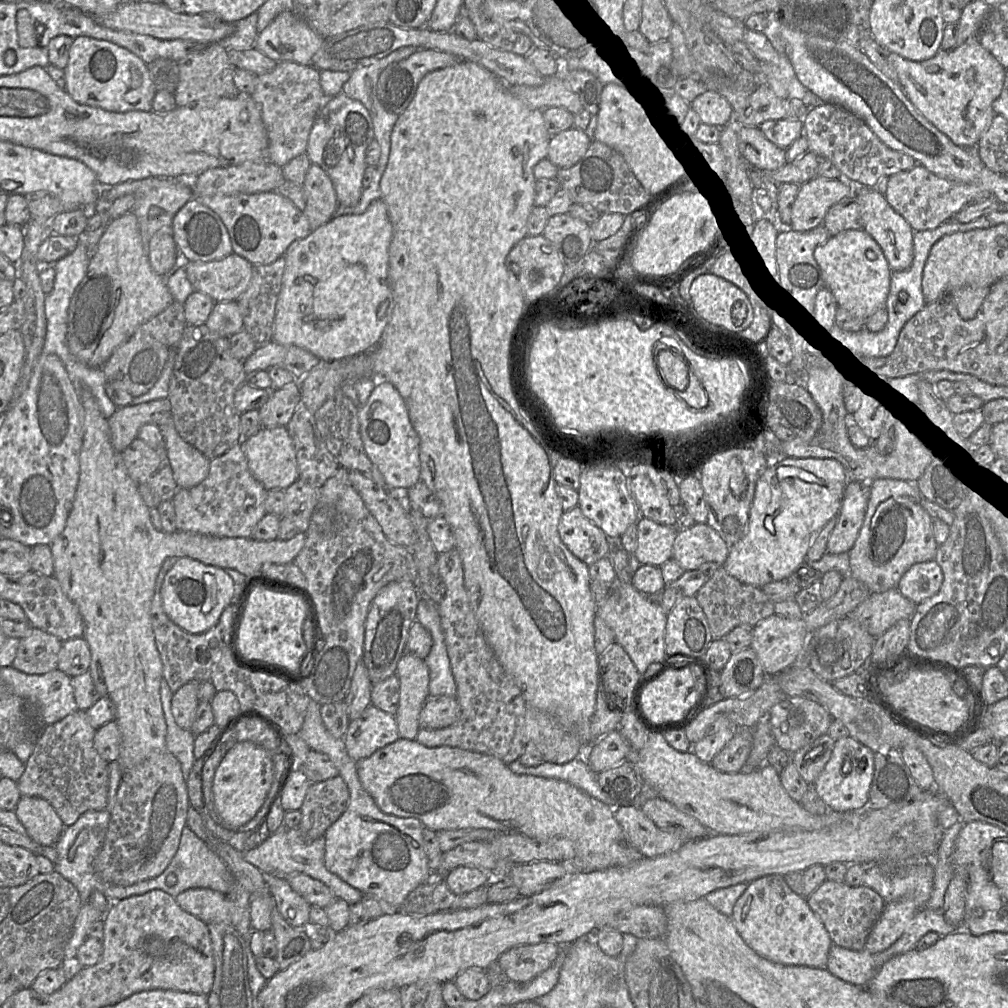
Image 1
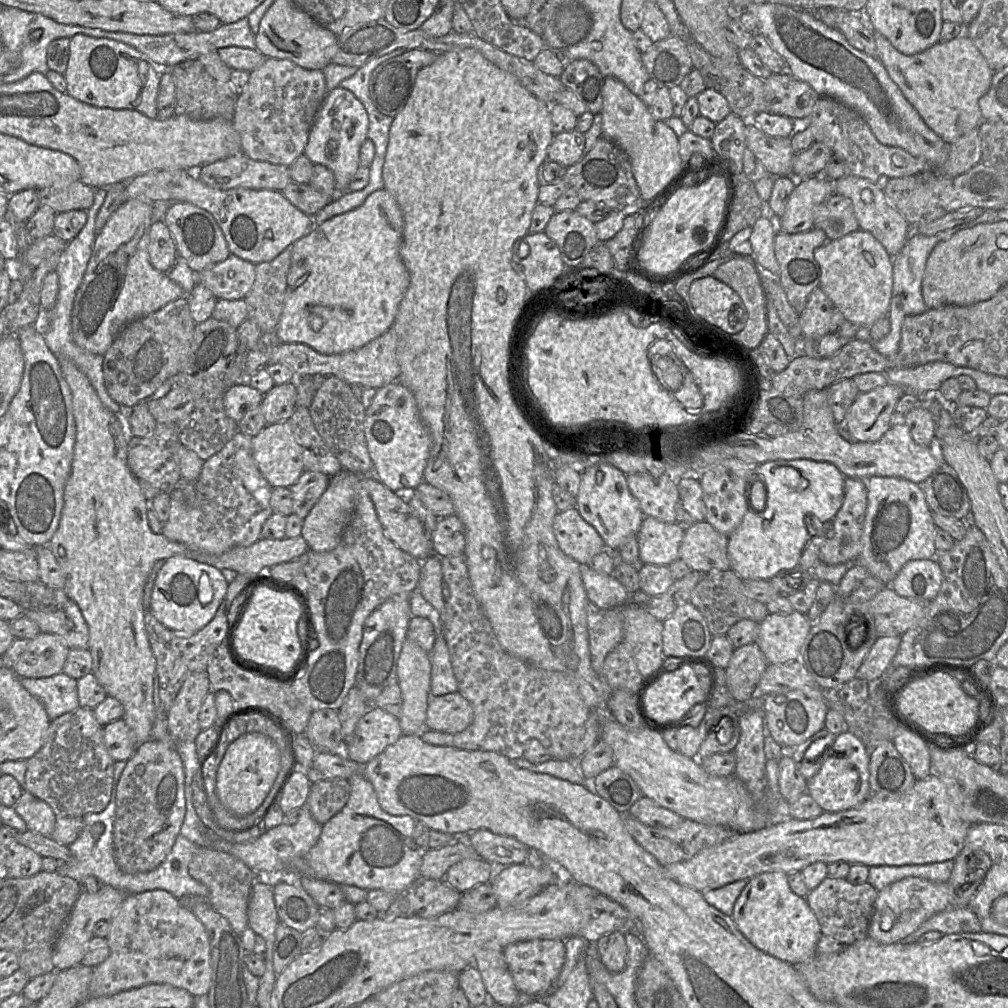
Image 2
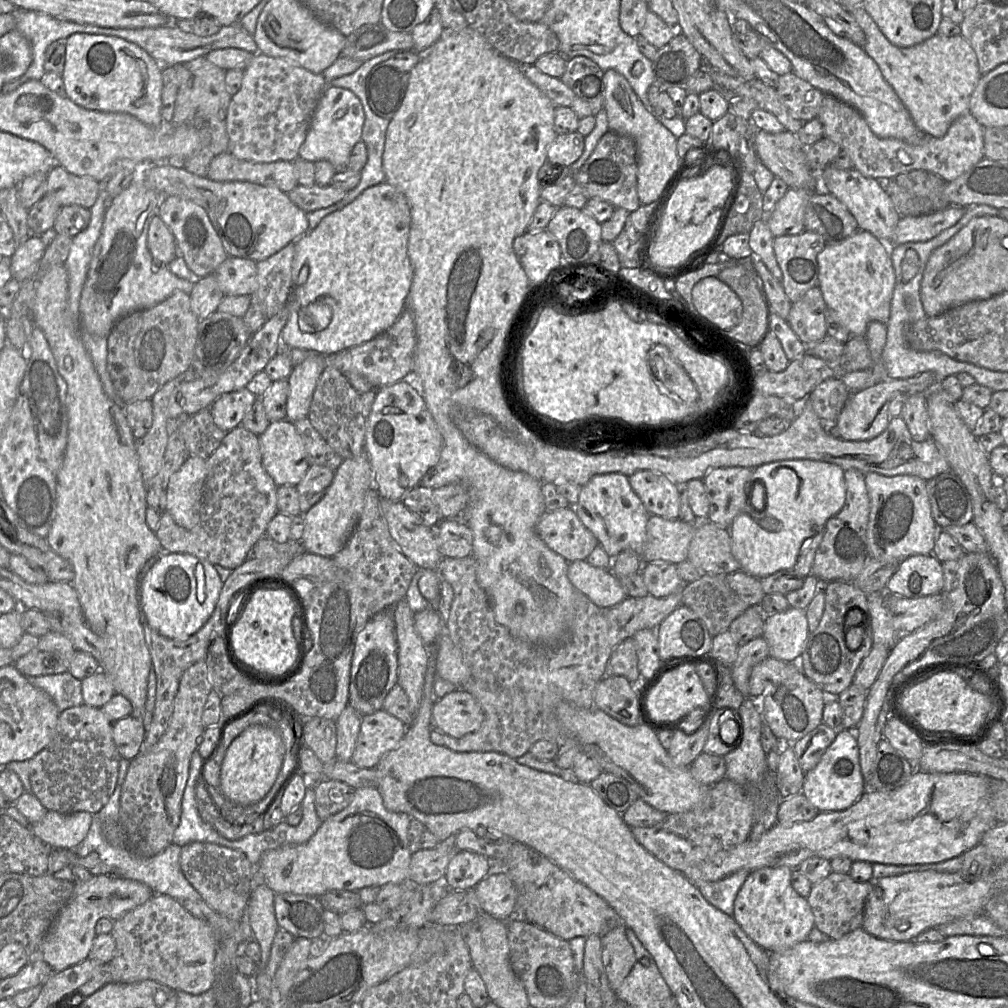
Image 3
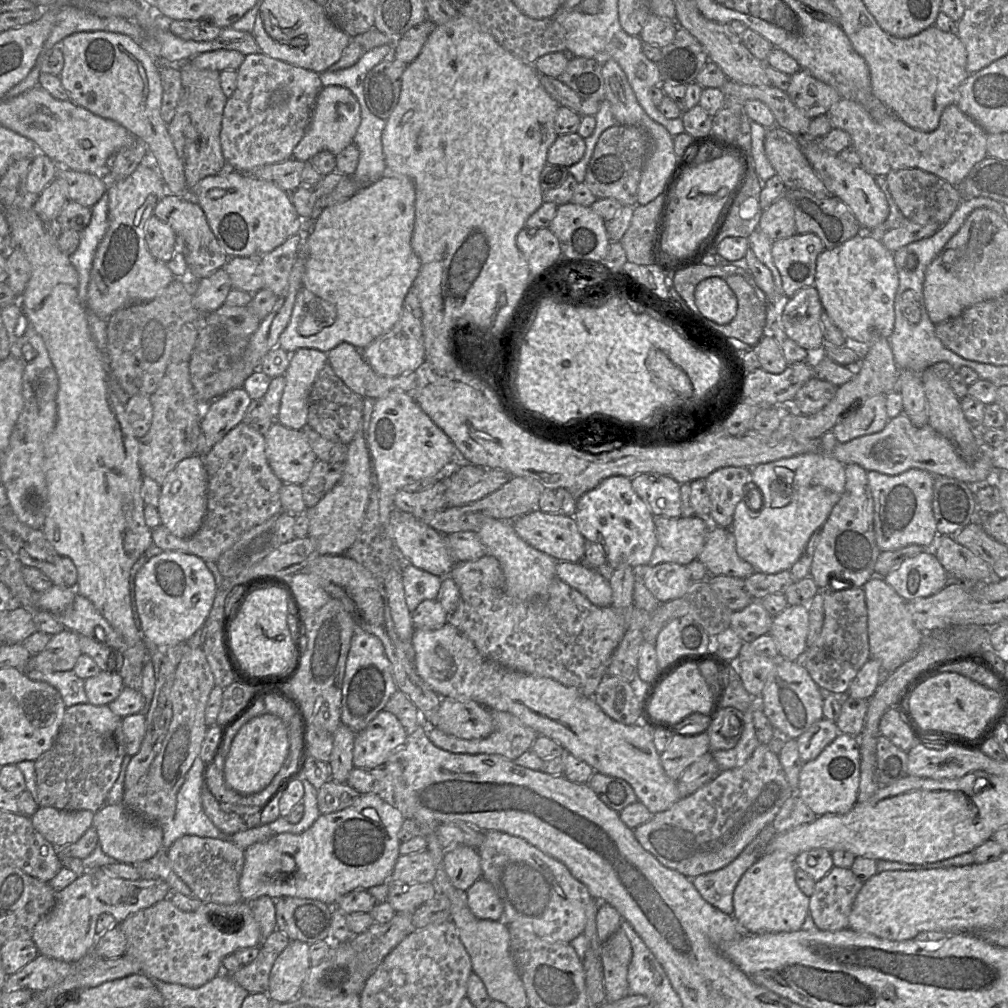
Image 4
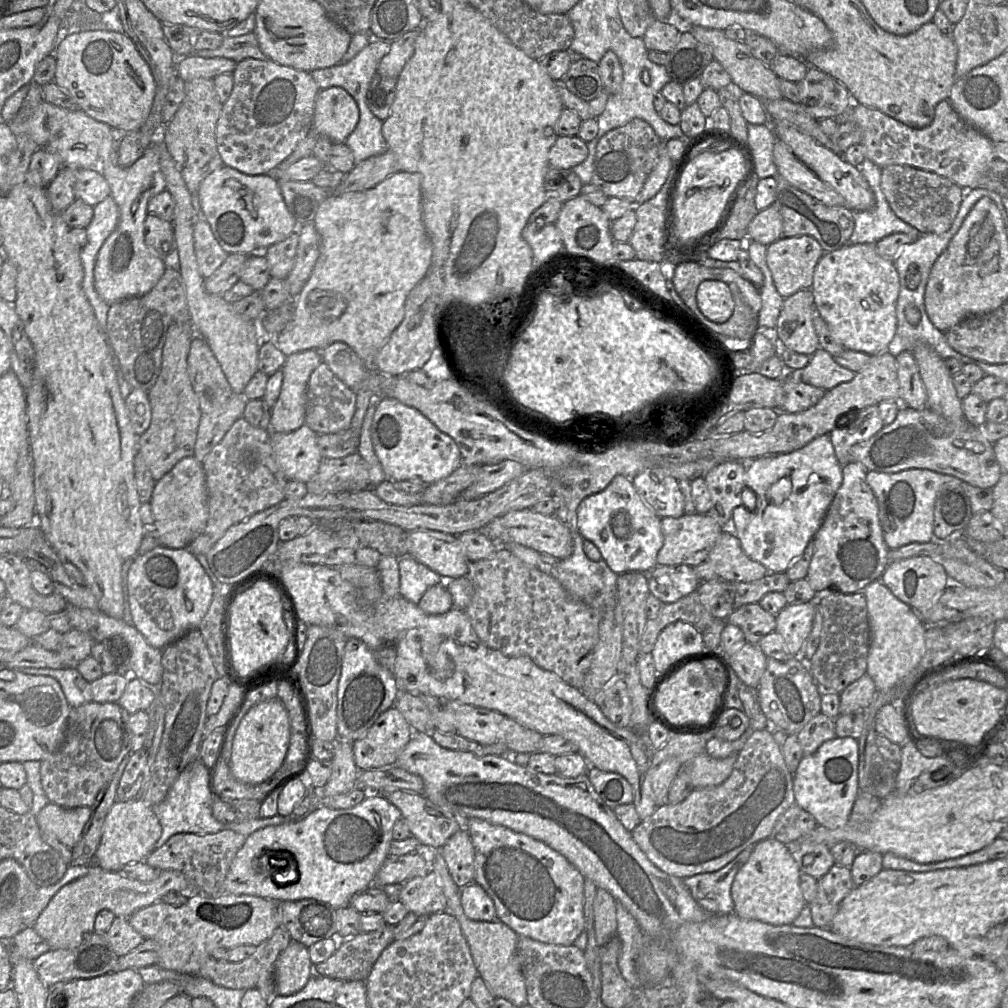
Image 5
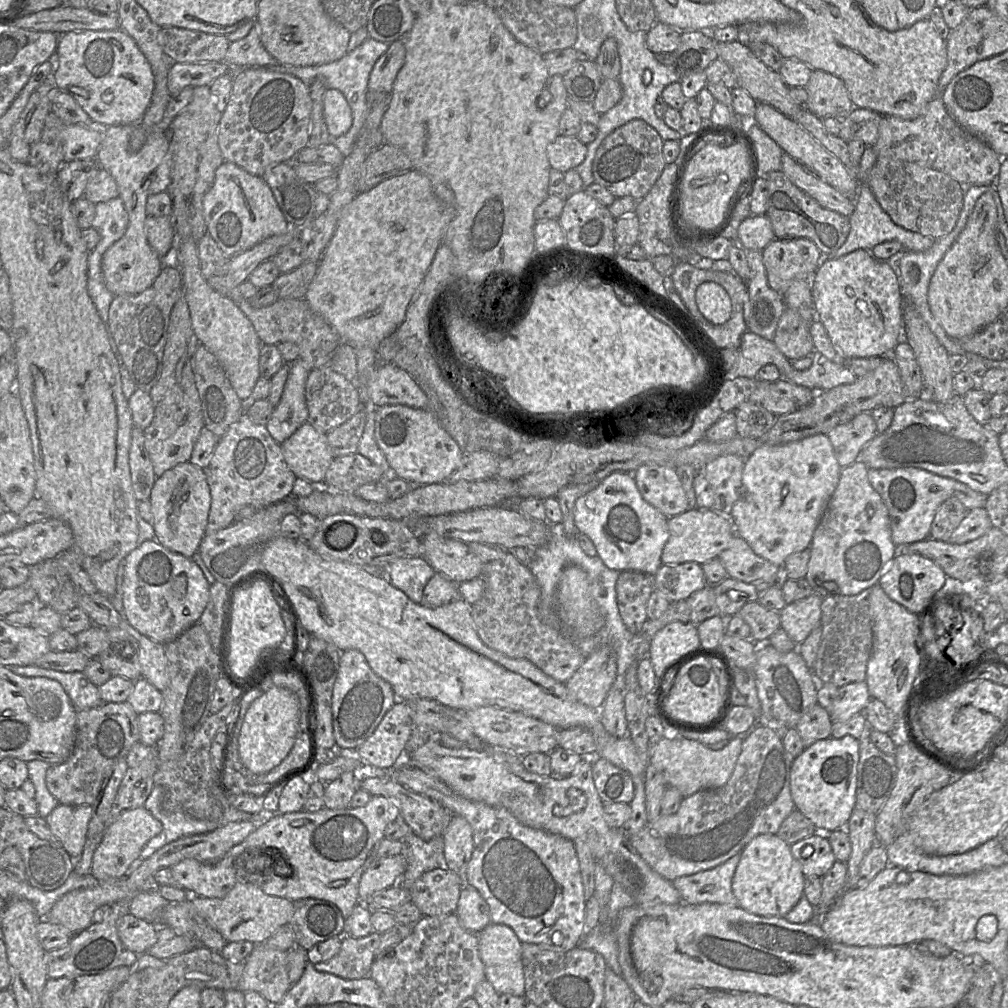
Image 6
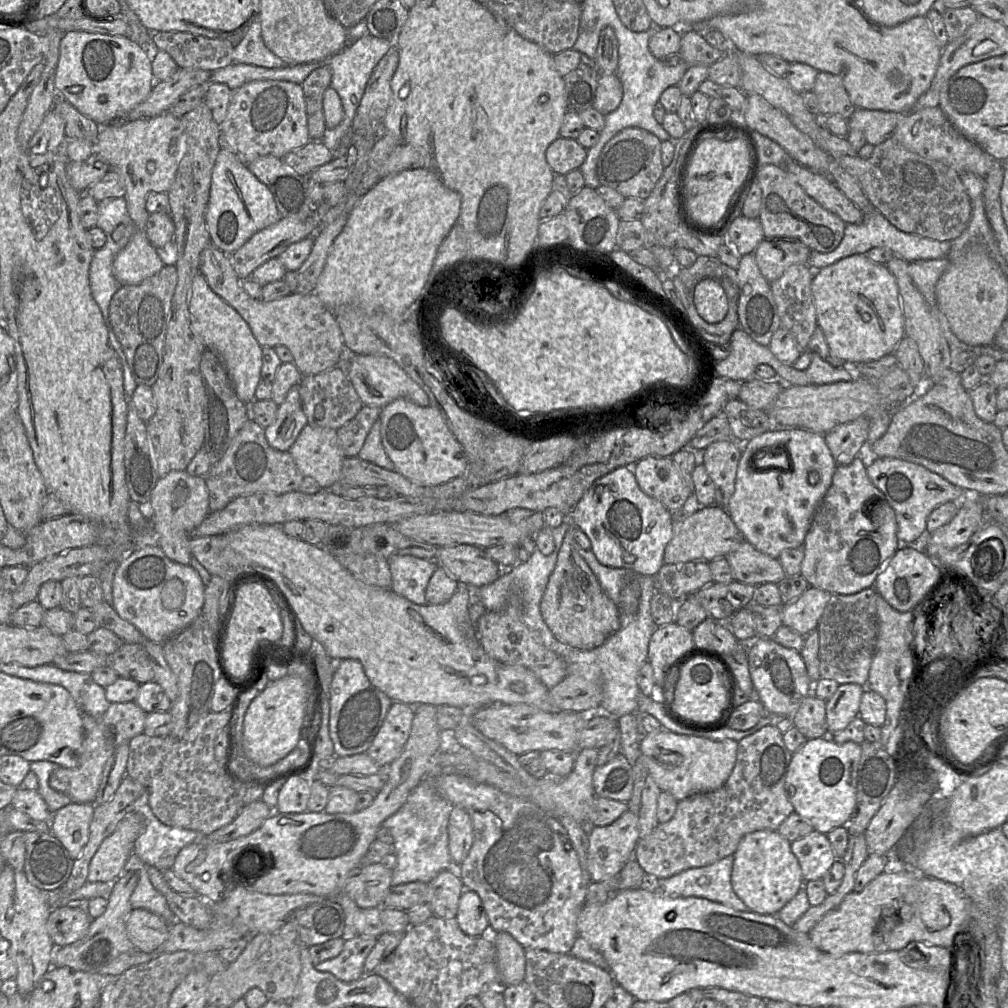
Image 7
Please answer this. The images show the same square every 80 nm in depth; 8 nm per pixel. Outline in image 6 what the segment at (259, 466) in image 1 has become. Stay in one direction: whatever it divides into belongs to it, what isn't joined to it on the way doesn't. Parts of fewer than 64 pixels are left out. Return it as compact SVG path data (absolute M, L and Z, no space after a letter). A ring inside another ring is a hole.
M305 422L280 444L285 461L295 476L315 486L323 486L326 471L334 459L326 434Z

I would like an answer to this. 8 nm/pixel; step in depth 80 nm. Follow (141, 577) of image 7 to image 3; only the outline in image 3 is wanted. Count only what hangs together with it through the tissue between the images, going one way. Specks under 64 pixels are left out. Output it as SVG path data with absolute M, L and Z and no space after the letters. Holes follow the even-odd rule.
M167 553L151 567L140 585L147 622L160 635L184 641L210 618L223 582L214 565L188 553Z

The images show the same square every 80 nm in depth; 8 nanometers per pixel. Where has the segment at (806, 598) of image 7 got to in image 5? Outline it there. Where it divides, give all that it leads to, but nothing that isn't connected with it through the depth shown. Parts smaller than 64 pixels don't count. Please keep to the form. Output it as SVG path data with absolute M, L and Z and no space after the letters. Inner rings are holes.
M816 601L787 604L776 615L775 631L784 638L791 656L801 656L803 645L812 630L815 610Z

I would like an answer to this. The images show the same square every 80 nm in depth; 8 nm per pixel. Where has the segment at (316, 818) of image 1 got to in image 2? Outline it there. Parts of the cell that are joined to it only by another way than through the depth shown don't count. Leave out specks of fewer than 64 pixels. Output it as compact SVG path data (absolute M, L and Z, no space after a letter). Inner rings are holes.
M342 778L321 780L311 783L306 806L312 817L324 825L342 810L350 797L348 780Z

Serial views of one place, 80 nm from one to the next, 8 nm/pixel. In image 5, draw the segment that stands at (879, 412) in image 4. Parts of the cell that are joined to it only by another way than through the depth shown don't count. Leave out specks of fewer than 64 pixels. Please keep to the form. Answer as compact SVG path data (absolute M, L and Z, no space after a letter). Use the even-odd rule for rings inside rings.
M873 405L859 411L858 416L846 419L846 424L833 429L829 437L840 465L851 462L850 449L853 445L868 440L883 427L878 406Z

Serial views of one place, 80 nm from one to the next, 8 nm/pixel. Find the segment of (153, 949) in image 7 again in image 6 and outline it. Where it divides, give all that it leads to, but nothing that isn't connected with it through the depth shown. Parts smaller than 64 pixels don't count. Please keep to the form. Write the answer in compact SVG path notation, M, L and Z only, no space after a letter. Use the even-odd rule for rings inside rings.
M131 913L124 914L117 922L121 942L137 955L146 953L156 943L157 929L156 924L139 919Z

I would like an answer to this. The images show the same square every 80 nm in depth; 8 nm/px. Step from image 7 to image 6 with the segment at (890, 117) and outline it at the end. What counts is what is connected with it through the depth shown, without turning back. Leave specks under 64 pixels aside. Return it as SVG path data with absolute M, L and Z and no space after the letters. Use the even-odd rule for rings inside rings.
M855 108L842 120L838 136L847 143L852 140L862 140L867 146L873 146L878 140L882 117L883 115L870 109Z

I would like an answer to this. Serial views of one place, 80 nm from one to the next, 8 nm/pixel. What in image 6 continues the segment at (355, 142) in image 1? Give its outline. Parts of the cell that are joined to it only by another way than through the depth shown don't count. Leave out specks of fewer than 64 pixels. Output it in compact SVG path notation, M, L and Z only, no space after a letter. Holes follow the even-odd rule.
M325 91L323 112L328 132L333 138L345 134L350 129L353 122L352 110L341 91Z

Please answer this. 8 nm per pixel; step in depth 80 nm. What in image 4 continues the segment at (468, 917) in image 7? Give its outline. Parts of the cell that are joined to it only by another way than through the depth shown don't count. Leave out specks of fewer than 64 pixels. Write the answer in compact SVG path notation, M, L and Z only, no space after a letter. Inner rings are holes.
M485 879L477 880L467 891L469 909L479 919L503 921L504 907L495 888Z

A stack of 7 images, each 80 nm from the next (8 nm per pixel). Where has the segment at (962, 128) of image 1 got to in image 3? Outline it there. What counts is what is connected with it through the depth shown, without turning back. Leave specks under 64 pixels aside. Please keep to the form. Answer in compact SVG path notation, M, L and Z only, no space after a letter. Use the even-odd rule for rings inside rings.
M862 4L850 12L866 35L864 51L877 63L883 77L895 90L920 131L934 137L942 137L958 117L970 113L970 98L982 75L977 55L962 35L946 37L936 33L917 45L898 47L887 39Z

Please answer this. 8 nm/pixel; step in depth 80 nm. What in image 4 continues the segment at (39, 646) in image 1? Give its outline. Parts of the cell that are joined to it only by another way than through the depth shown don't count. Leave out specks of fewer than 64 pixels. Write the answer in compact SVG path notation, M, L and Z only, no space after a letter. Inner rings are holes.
M65 628L52 635L42 651L31 656L24 670L43 673L73 670L81 654L79 635Z

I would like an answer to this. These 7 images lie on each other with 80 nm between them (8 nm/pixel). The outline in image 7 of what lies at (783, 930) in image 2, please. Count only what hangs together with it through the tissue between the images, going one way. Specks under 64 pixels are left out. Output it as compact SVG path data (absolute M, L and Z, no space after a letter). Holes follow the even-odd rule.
M760 830L746 834L733 856L733 890L752 912L776 915L805 883L800 864L791 851L791 843L777 831Z

